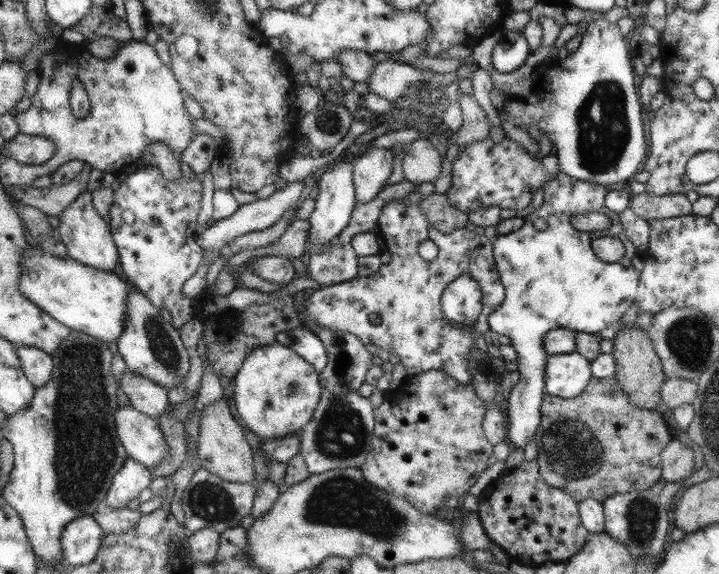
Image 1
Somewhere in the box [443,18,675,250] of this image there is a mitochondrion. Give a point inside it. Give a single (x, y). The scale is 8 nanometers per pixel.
(602, 132)

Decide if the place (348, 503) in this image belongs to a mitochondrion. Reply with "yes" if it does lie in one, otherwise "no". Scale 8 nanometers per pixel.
yes

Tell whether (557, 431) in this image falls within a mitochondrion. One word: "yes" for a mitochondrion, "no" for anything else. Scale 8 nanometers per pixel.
yes

